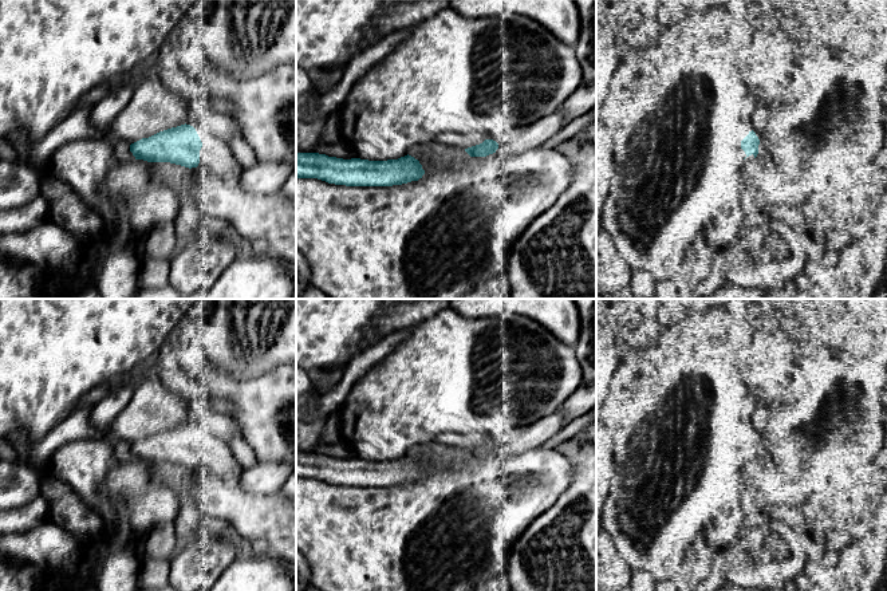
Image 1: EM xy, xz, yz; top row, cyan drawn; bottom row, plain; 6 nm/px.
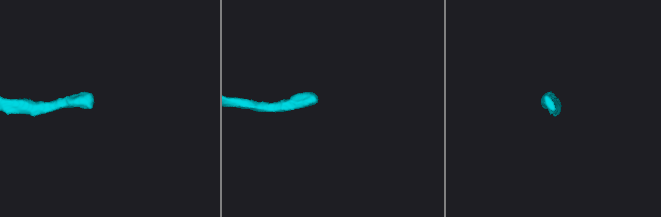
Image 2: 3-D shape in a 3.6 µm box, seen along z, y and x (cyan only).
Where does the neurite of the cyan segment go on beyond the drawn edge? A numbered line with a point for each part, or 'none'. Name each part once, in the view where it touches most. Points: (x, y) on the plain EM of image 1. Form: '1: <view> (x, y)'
1: xy (217, 460)

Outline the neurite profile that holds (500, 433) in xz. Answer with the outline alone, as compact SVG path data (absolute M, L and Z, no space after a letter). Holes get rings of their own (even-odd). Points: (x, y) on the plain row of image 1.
M508 422L500 425L498 428L493 429L492 432L489 433L481 433L485 440L493 440L496 441L497 444L500 444L502 440L506 438L506 436L510 433L513 428L510 428L508 425Z

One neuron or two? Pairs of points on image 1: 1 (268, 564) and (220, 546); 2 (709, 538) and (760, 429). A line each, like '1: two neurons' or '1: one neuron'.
1: two neurons
2: two neurons

